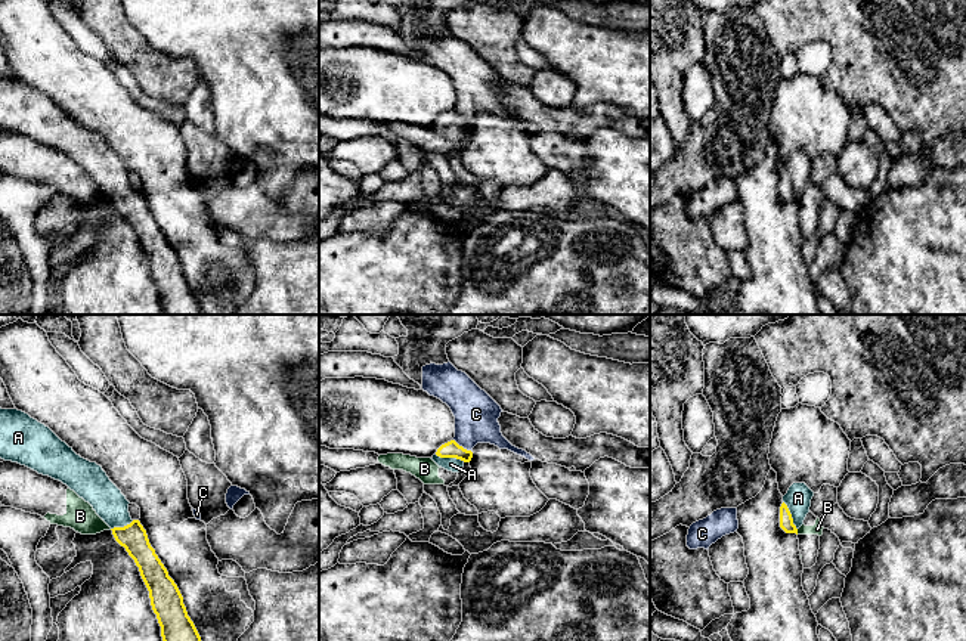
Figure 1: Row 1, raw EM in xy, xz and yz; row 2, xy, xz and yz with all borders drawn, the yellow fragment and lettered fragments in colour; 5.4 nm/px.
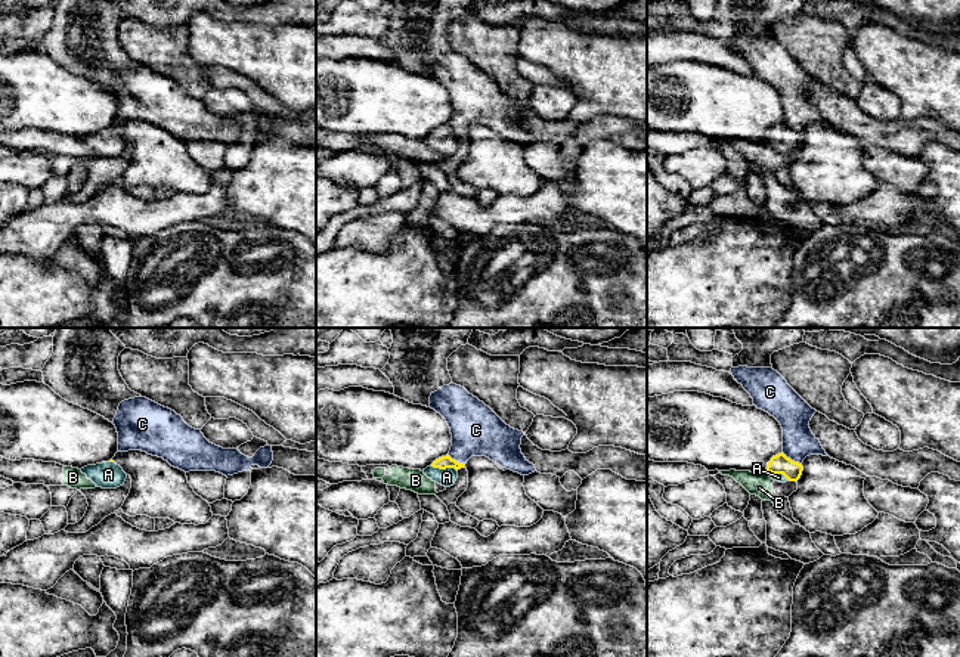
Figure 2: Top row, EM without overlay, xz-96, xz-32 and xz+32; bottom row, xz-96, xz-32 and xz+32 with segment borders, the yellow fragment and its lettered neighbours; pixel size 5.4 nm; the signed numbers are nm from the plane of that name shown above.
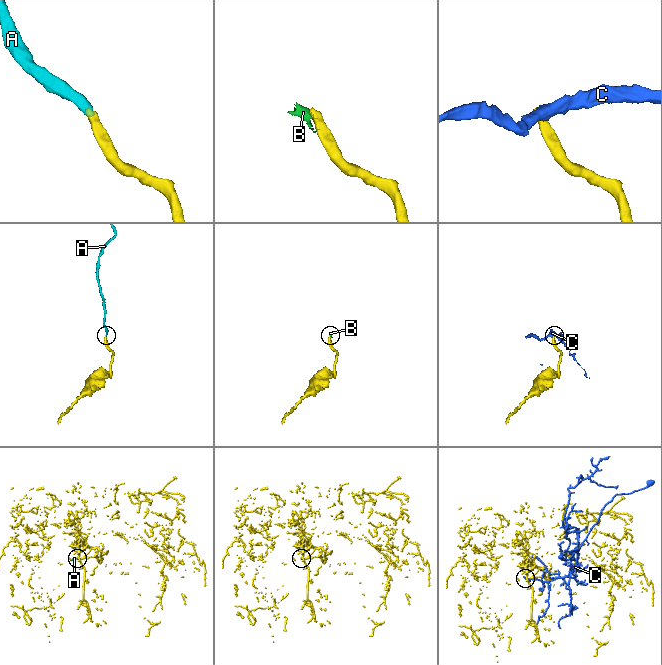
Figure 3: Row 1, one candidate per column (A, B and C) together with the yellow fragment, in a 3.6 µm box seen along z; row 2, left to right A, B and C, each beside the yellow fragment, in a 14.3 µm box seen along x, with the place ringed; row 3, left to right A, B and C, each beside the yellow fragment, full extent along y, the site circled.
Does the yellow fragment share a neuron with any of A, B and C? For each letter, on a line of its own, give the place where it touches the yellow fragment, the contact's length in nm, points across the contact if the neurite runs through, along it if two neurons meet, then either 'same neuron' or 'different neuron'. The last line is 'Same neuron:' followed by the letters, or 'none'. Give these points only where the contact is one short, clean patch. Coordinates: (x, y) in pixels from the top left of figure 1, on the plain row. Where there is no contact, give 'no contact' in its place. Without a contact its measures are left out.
A: meets yellow in xz at (451, 126); contact 170 nm long; runs through xz (451, 118), (451, 126), (451, 133); same neuron
B: meets yellow in yz at (796, 201); contact 30 nm long; border along yz (796, 198), (798, 203); different neuron
C: meets yellow in xz at (461, 115); contact 120 nm long; border along xz (454, 108), (470, 120); different neuron
Same neuron: A

